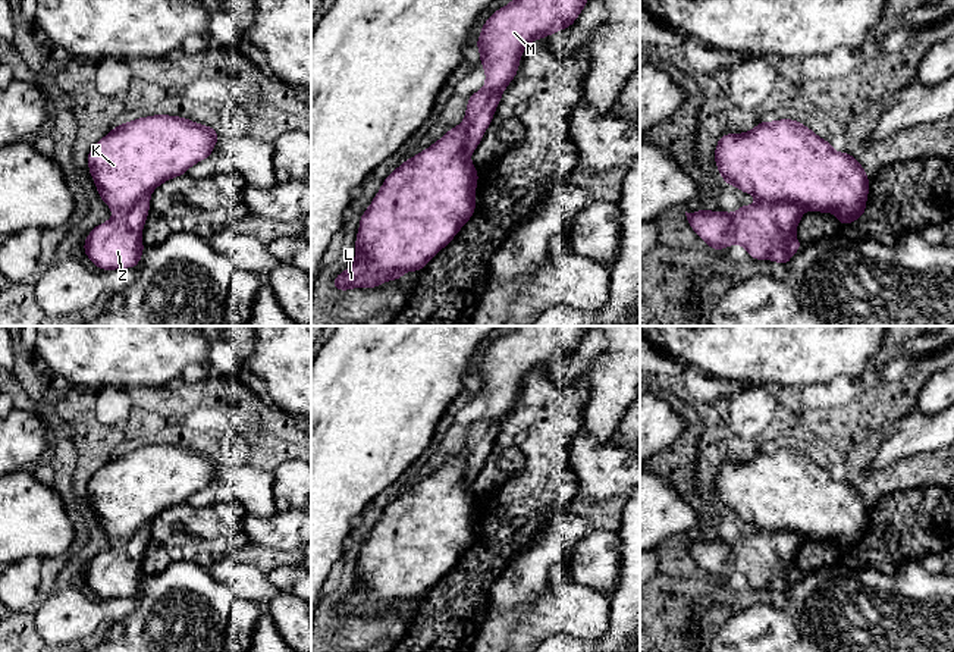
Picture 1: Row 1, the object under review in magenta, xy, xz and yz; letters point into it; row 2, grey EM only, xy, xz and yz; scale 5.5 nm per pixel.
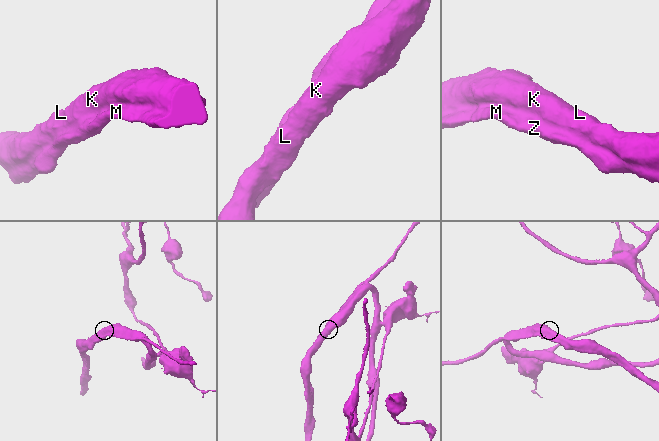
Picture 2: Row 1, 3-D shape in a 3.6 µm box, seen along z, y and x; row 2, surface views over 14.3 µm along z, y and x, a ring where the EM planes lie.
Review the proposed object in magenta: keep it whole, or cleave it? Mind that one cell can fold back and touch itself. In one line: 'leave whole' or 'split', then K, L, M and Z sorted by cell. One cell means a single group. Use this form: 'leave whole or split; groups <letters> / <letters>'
leave whole; groups K L M Z

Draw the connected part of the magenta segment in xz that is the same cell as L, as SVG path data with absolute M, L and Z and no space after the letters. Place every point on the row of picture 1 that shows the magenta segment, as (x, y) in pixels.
M512 0L496 10L483 25L476 47L486 70L484 87L468 97L467 113L459 126L424 151L399 164L385 181L368 209L361 214L355 239L354 264L339 273L330 286L342 292L351 288L376 288L409 272L420 272L446 247L474 216L478 173L470 154L478 147L492 123L502 93L515 78L524 48L559 29L569 28L587 0Z

